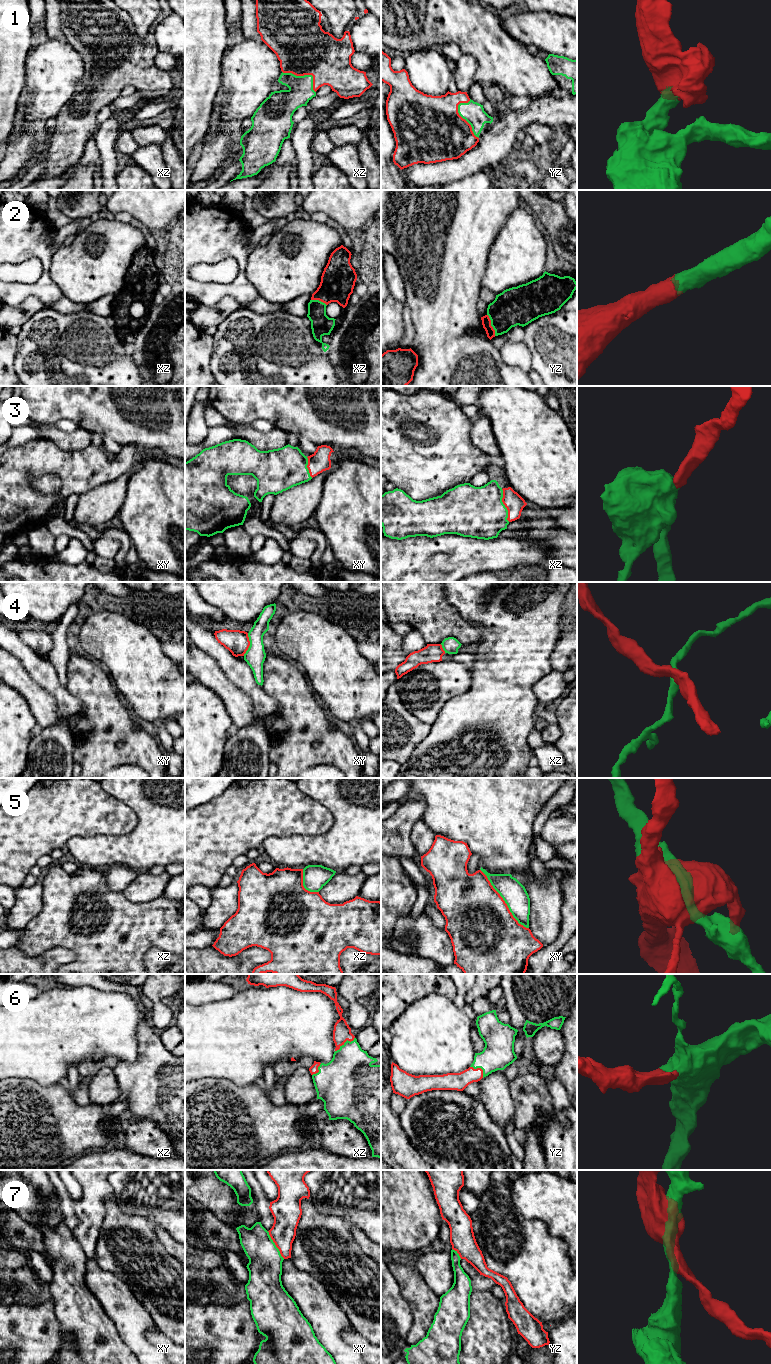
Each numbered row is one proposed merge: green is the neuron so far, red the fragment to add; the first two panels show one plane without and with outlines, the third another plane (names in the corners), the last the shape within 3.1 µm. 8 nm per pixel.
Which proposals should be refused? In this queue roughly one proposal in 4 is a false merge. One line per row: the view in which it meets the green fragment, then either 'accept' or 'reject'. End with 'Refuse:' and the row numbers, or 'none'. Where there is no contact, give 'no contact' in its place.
1: contact in yz; accept
2: contact in yz; accept
3: contact in xz; accept
4: contact in xy; reject
5: contact in xy; reject
6: contact in xz; accept
7: contact in xy; reject
Refuse: 4, 5, 7

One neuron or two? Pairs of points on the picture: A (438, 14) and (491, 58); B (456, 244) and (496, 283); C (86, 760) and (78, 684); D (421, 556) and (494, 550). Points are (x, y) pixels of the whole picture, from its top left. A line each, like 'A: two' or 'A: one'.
A: one
B: two
C: one
D: one

